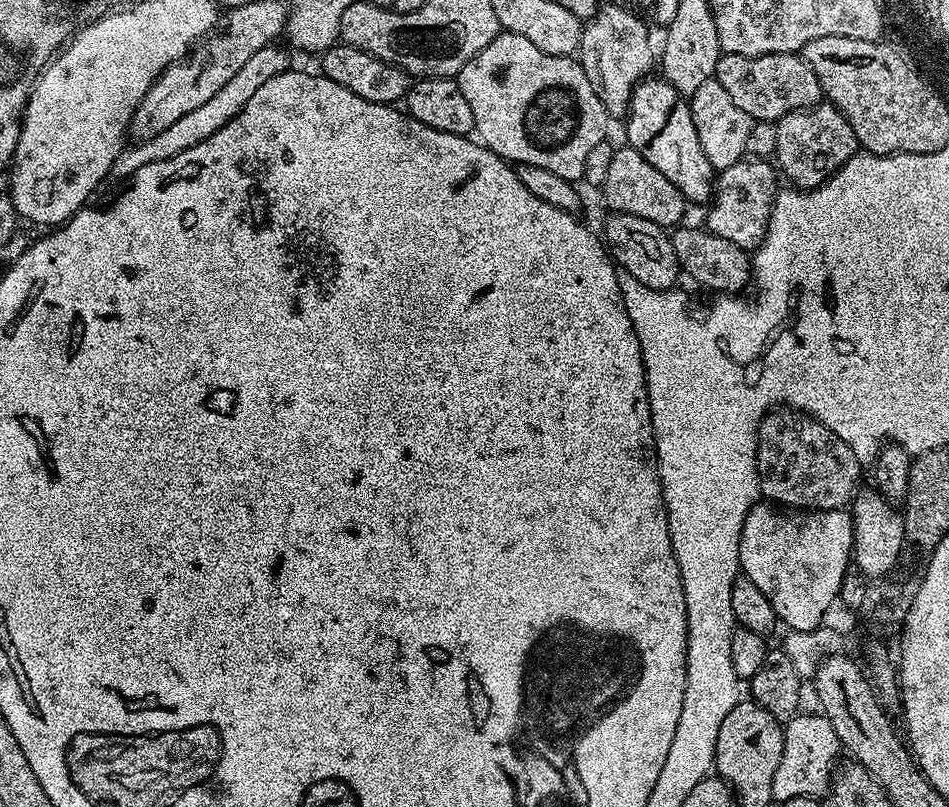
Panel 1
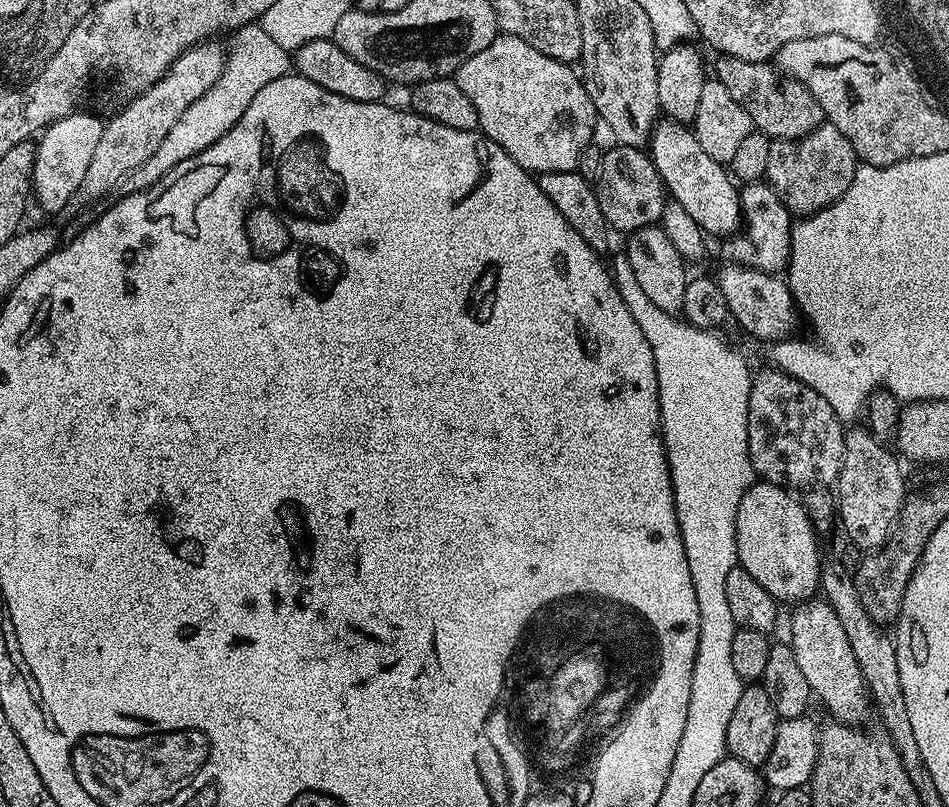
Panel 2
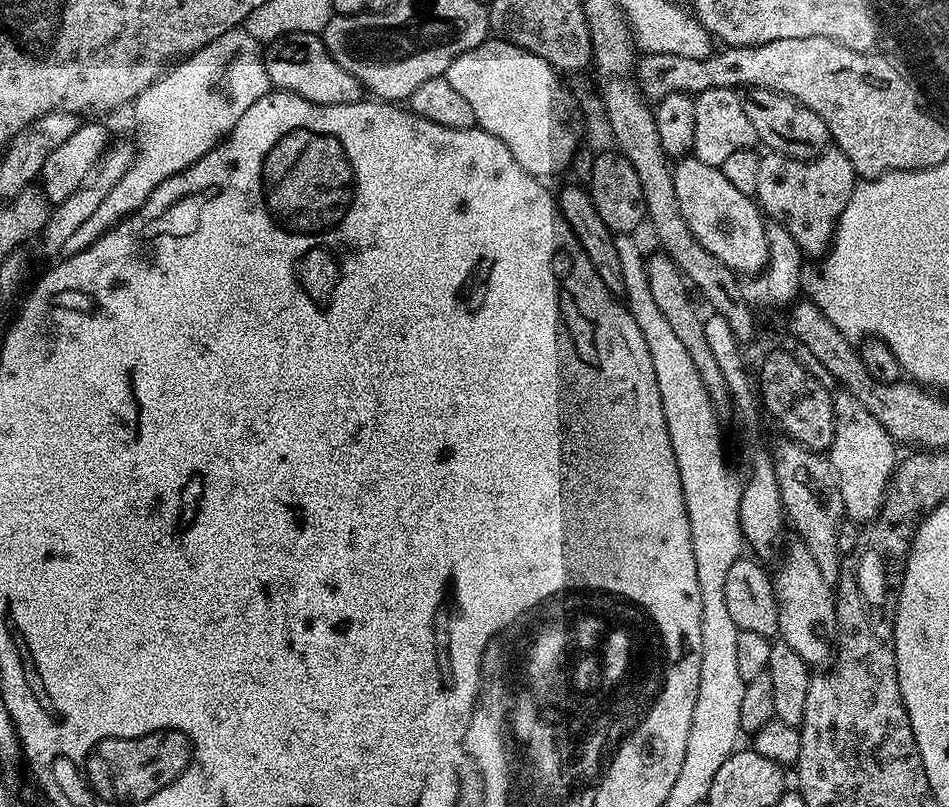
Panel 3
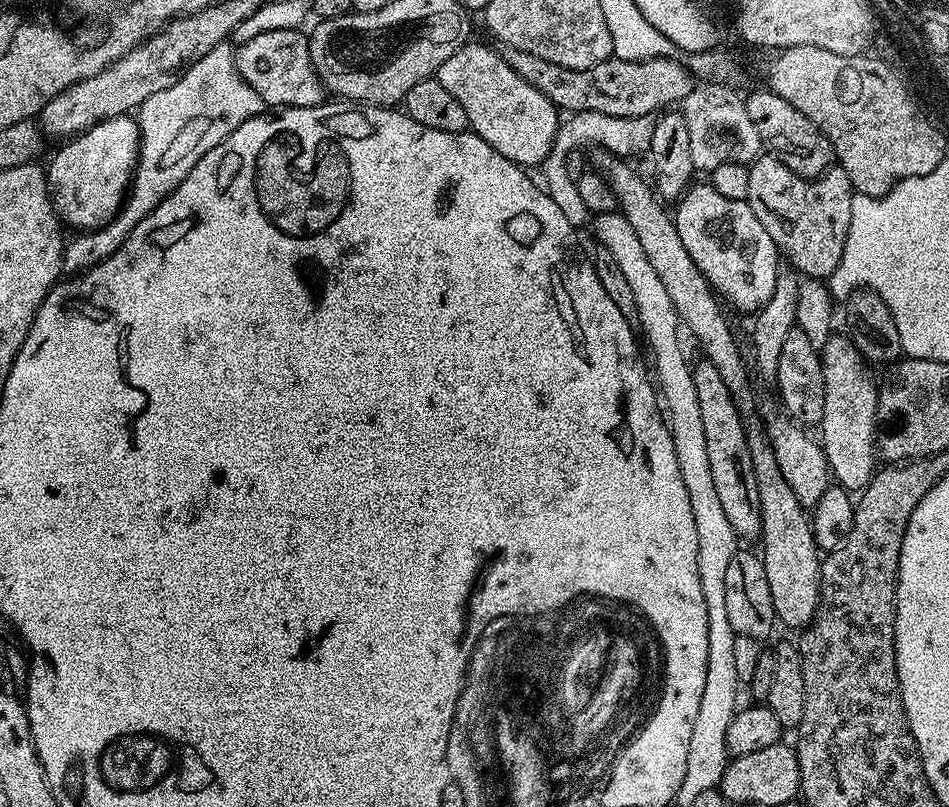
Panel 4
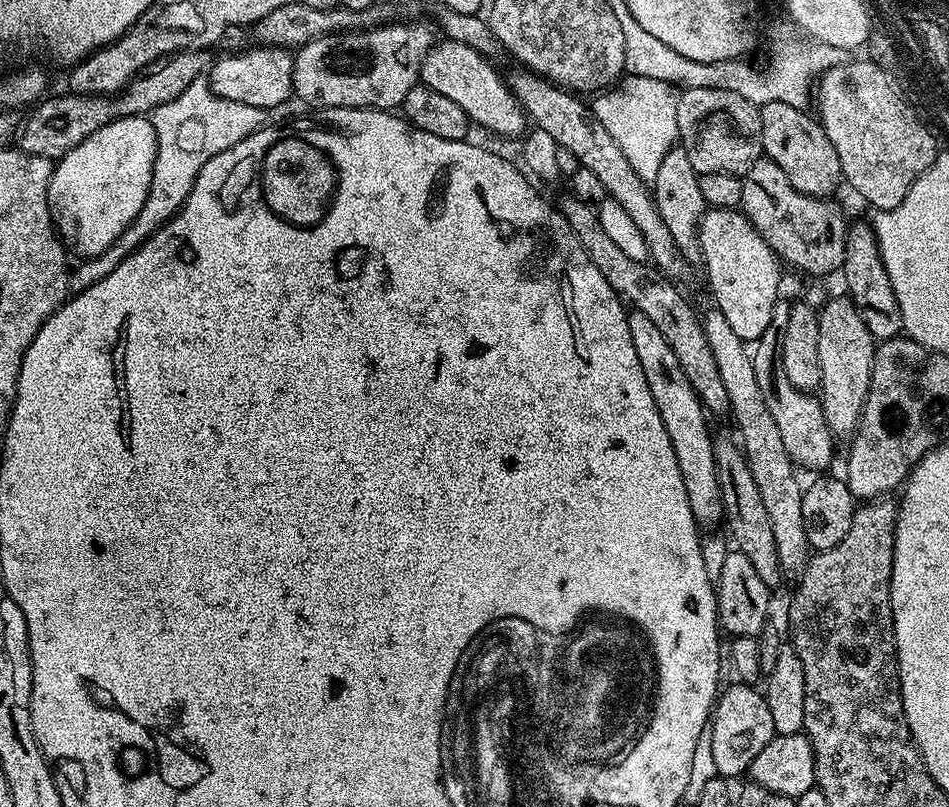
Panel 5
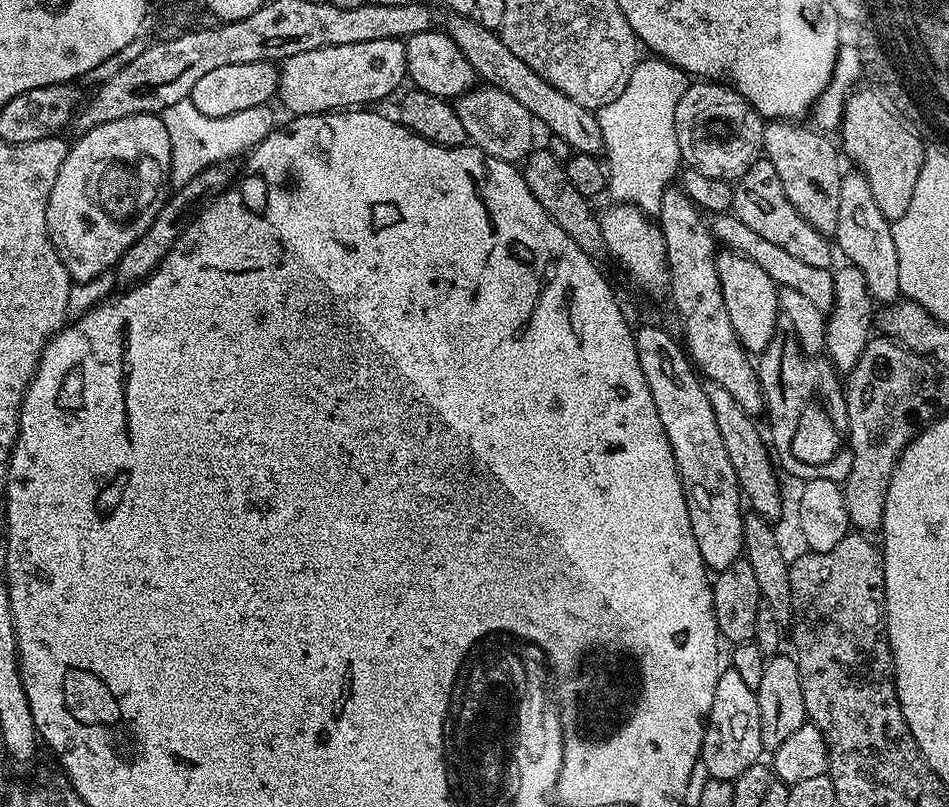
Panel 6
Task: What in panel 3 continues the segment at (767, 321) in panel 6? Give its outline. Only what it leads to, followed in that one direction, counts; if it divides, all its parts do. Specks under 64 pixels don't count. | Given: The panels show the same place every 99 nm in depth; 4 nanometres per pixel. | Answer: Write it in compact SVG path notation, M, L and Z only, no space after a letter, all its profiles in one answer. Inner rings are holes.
M695 158L677 159L671 171L682 218L697 242L735 274L763 272L768 265L766 220L755 199L731 185L720 167L706 166L706 162Z

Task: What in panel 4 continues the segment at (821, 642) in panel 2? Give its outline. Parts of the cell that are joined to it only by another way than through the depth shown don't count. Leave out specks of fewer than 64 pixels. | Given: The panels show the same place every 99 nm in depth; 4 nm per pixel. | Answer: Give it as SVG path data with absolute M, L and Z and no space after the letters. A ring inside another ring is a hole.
M605 150L596 153L595 171L600 173L610 190L614 190L618 210L624 215L626 222L634 226L634 234L638 234L638 242L642 242L646 259L650 266L654 266L662 286L666 288L666 294L670 294L670 302L674 302L680 324L687 331L688 328L692 331L693 338L704 351L701 352L703 359L710 361L718 374L722 374L722 382L726 382L726 390L730 390L740 415L747 418L750 458L754 462L754 479L758 481L758 502L762 510L762 530L758 540L759 543L764 543L762 559L766 566L766 582L770 582L770 598L774 598L776 619L781 625L803 630L816 617L816 607L820 604L822 553L816 546L809 513L804 513L807 512L806 506L798 502L798 494L790 490L790 482L786 482L786 478L782 478L782 470L778 470L768 433L764 431L762 421L757 415L758 396L757 393L752 393L752 380L748 377L740 344L720 309L721 301L717 293L708 279L700 273L698 266L694 266L694 258L690 258L686 246L682 246L676 221L670 215L669 209L668 212L664 209L667 207L656 195L653 185L649 181L647 184L621 157Z

